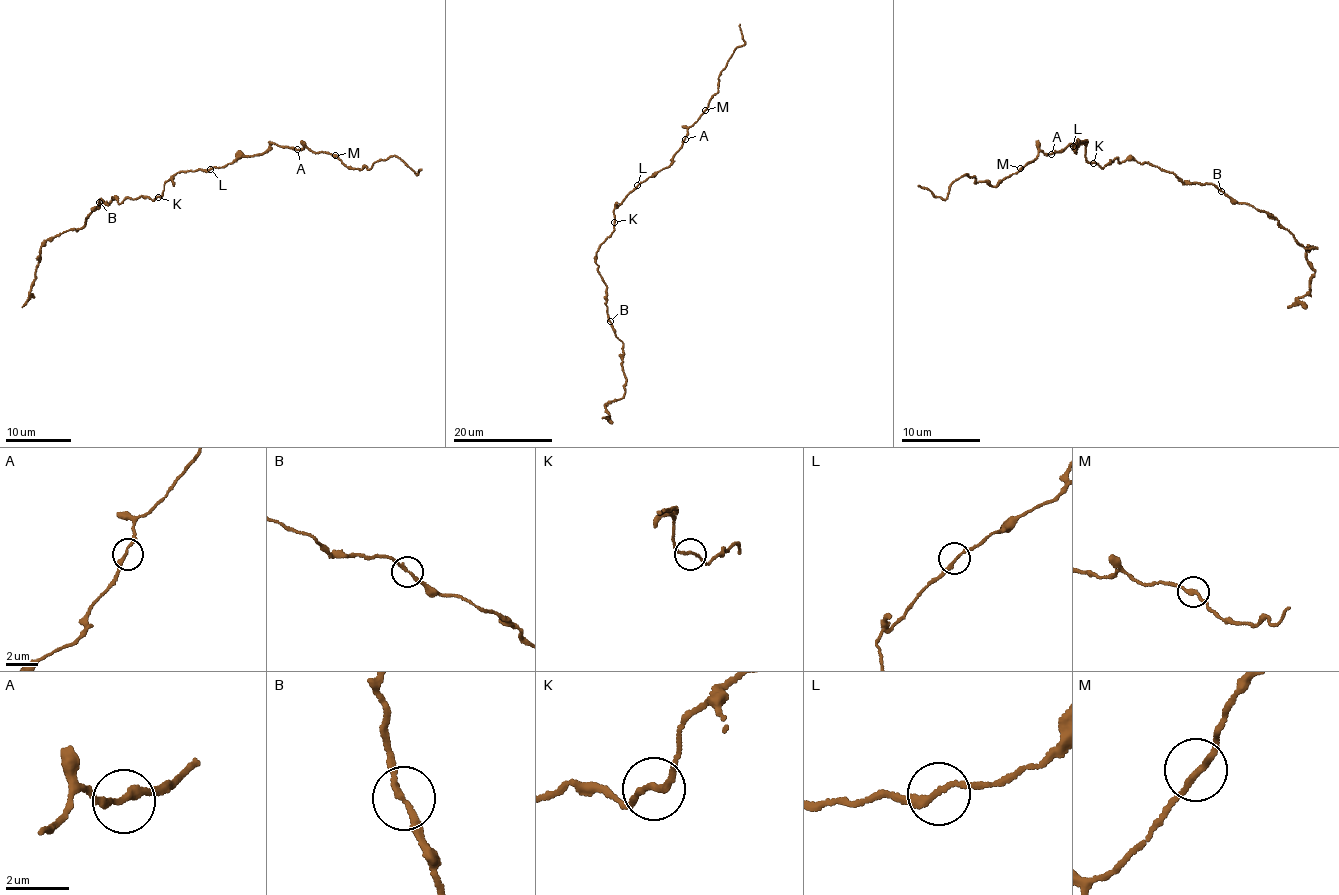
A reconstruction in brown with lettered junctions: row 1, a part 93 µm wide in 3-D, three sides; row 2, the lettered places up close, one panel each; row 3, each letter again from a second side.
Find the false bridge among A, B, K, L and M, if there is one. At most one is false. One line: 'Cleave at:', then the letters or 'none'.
Cleave at: none

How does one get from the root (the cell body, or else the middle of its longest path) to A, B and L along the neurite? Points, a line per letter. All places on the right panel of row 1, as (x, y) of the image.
A: (1093, 161), (1085, 156), (1085, 140), (1077, 147), (1073, 145), (1076, 151), (1073, 144), (1051, 154)
B: (1093, 161), (1103, 167), (1115, 158), (1120, 163), (1148, 162), (1185, 183), (1212, 183), (1222, 192)
L: (1093, 161), (1085, 156), (1083, 145), (1087, 141), (1073, 146)

